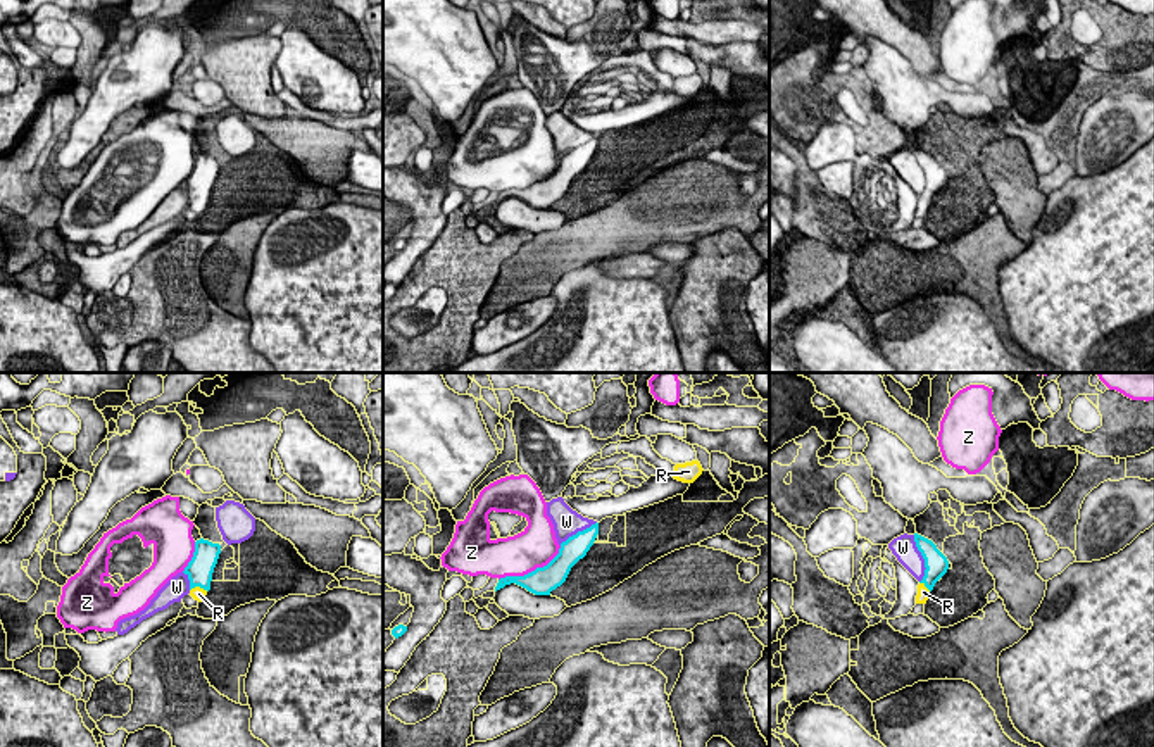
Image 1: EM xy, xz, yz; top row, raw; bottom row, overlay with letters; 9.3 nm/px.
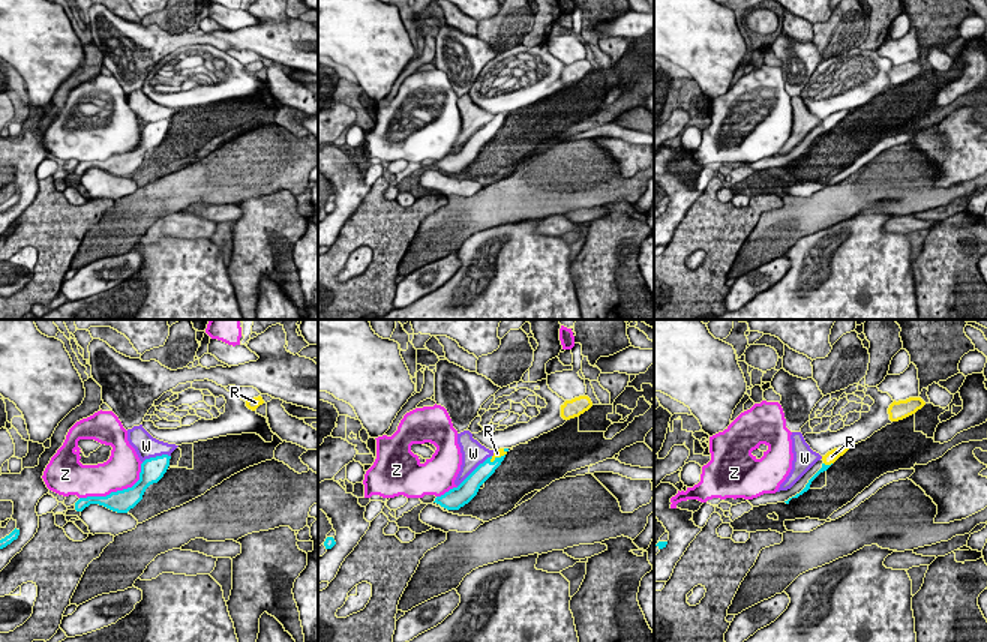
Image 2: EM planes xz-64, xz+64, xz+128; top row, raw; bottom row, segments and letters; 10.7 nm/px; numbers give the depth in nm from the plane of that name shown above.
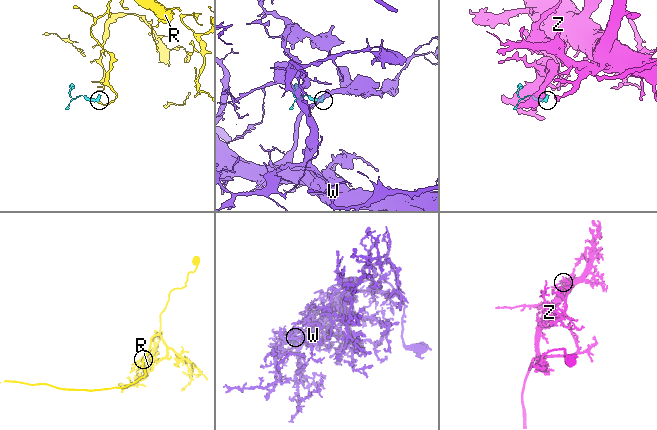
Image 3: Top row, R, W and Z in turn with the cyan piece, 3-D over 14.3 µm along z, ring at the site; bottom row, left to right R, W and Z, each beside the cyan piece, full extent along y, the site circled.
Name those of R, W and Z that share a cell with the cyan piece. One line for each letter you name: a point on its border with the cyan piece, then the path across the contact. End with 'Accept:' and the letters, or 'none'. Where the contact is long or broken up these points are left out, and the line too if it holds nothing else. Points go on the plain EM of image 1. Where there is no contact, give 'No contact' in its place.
R: Touches cyan at xy (199, 199). Path across: xy (200, 182), (199, 199), (199, 207)
Accept: R

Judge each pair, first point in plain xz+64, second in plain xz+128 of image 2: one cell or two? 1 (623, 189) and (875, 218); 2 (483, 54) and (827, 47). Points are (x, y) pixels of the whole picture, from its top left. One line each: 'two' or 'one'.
1: two
2: two

